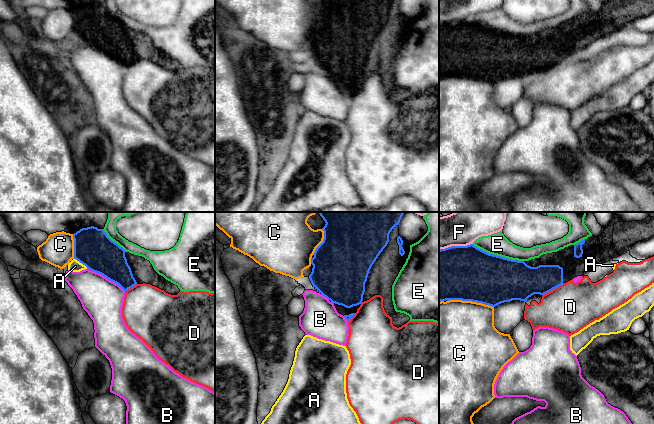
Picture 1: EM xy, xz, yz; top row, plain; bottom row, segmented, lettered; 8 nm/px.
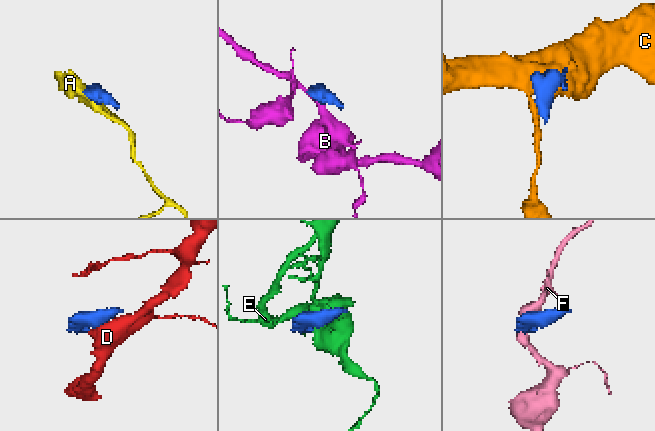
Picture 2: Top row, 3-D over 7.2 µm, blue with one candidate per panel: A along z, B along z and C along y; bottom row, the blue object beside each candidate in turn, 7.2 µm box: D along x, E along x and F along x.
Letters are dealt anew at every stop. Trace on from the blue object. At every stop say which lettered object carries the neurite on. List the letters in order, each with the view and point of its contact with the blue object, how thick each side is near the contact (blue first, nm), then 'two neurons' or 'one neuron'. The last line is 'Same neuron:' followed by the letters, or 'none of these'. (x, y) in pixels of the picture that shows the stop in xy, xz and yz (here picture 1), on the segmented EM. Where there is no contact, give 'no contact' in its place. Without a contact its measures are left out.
A: meets blue in xy at (81, 262); 300 nm thick on the blue side, 90 nm on the other; two neurons
B: meets blue in xy at (106, 277); 300 nm thick on the blue side, 320 nm on the other; two neurons
C: meets blue in yz at (470, 300); 440 nm thick on the blue side, 480 nm on the other; two neurons
D: meets blue in yz at (553, 288); 260 nm thick on the blue side, 380 nm on the other; two neurons
E: meets blue in yz at (498, 256); 420 nm thick on the blue side, 180 nm on the other; two neurons
F: meets blue in yz at (455, 246); 440 nm thick on the blue side, 300 nm on the other; two neurons
Same neuron: none of these

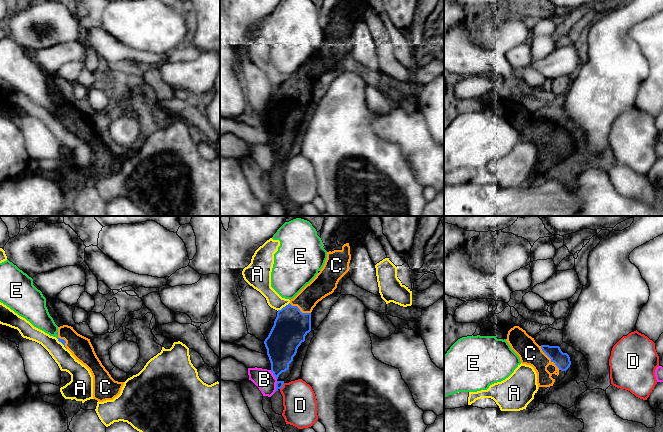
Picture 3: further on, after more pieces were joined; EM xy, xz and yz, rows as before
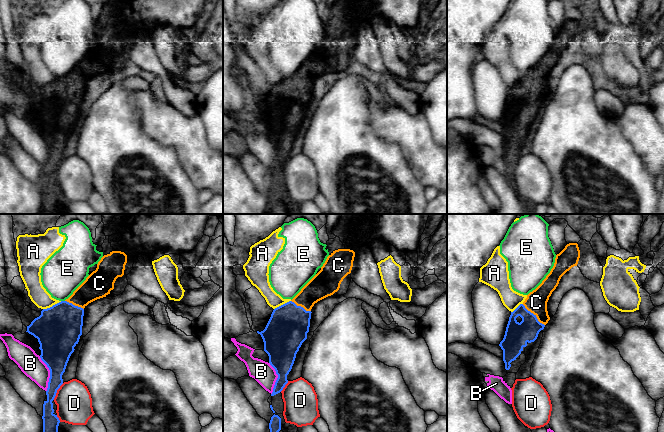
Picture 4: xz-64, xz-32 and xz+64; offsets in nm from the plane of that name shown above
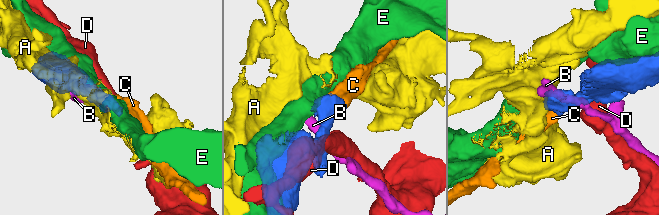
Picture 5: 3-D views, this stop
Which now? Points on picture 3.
A: meets blue in xz at (283, 307); 280 nm thick on the blue side, 130 nm on the other; two neurons
B: meets blue in xz at (273, 374); 260 nm thick on the blue side, 160 nm on the other; two neurons
C: meets blue in yz at (549, 357); 130 nm thick on the blue side, 190 nm on the other; one neuron
D: meets blue in xz at (282, 386); 60 nm thick on the blue side, 280 nm on the other; two neurons
E: meets blue in xy at (56, 333); 20 nm thick on the blue side, 190 nm on the other; two neurons
Same neuron: C

